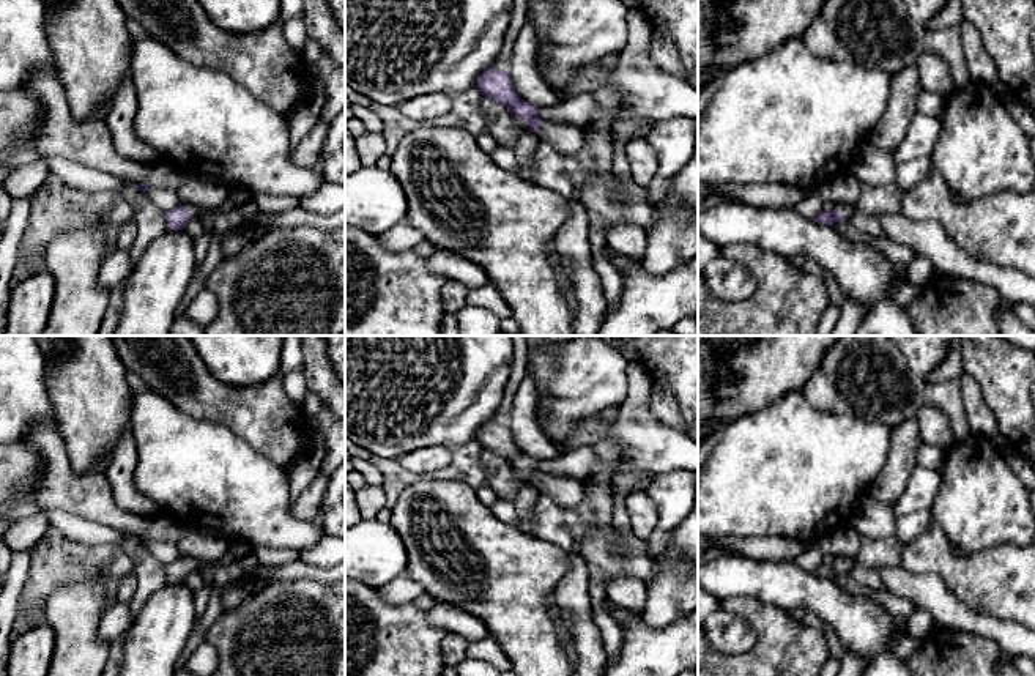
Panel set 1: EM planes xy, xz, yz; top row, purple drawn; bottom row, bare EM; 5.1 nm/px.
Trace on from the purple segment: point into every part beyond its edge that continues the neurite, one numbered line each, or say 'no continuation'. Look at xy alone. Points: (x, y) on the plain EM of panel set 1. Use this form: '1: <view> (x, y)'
1: xy (194, 563)

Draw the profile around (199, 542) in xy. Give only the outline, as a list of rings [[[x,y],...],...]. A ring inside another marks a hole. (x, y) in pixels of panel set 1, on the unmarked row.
[[[189,528],[176,547],[183,558],[219,559],[228,552],[228,540],[210,528]]]

